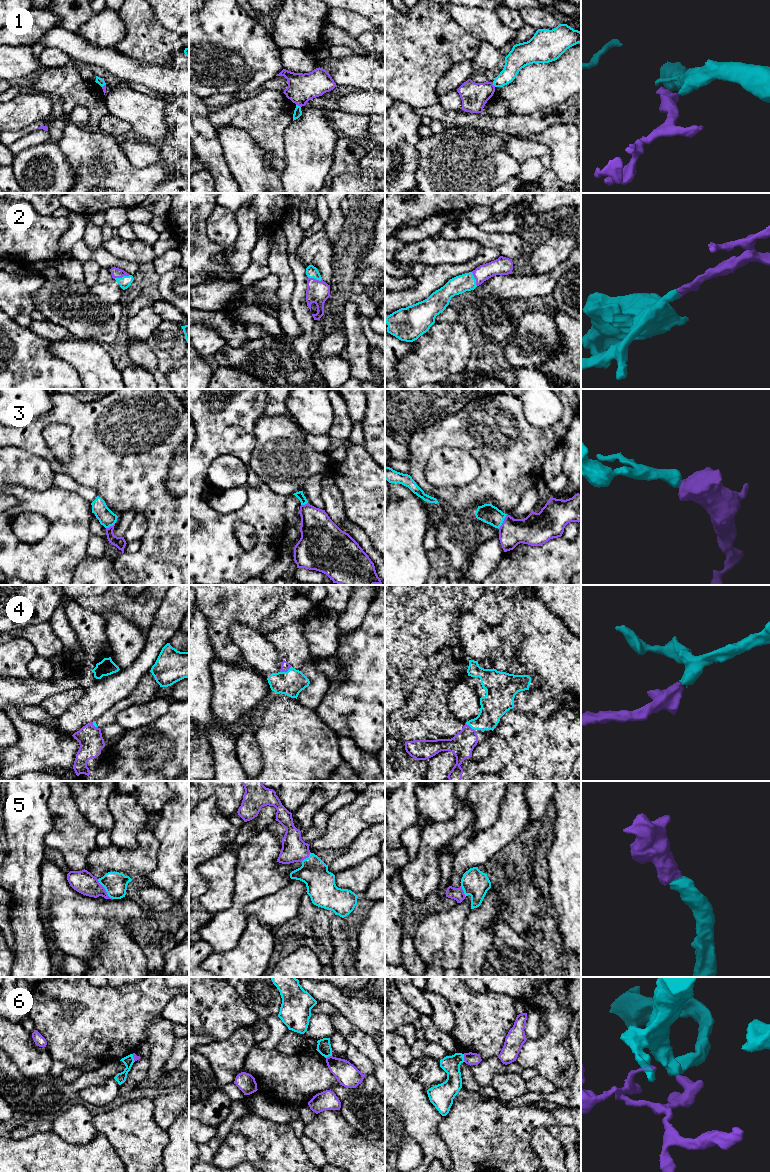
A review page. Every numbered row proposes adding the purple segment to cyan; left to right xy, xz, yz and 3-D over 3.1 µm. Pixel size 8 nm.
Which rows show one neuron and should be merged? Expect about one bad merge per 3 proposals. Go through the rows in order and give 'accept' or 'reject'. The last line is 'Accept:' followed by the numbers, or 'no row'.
1: reject
2: accept
3: accept
4: accept
5: accept
6: reject
Accept: 2, 3, 4, 5

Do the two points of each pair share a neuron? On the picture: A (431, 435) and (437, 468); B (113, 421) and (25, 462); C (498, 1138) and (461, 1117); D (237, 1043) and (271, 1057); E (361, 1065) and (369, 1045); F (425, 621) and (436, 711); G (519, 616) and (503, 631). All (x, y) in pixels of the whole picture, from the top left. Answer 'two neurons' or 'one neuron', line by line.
A: two neurons
B: two neurons
C: one neuron
D: two neurons
E: two neurons
F: one neuron
G: two neurons

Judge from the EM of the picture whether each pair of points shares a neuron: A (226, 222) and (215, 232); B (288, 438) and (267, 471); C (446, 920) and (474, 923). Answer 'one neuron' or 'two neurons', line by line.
A: one neuron
B: one neuron
C: two neurons

